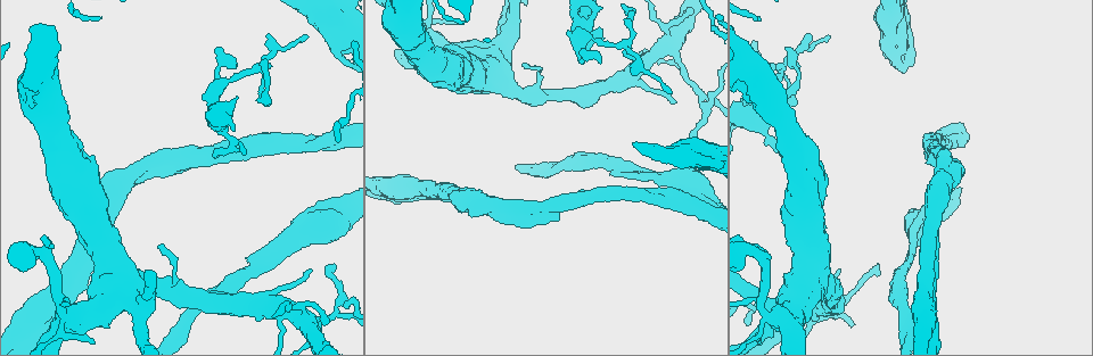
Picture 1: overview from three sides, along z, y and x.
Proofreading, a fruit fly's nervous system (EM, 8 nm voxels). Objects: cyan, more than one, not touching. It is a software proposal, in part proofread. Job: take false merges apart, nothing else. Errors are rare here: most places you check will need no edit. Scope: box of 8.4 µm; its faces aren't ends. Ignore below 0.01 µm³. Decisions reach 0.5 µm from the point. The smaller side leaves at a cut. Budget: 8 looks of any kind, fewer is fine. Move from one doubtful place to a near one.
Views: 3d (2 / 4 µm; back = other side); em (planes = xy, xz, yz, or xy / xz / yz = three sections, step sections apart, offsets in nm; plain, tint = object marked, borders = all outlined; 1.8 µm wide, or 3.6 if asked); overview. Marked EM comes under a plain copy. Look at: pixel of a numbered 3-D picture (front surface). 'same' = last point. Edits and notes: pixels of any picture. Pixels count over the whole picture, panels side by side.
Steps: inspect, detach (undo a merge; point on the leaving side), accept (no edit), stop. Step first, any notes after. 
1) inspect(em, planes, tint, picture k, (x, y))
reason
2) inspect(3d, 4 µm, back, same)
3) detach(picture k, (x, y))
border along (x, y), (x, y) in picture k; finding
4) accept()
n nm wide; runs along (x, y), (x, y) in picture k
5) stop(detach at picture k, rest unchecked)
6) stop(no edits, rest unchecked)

inspect(3d, 4 µm, picture 1, (665, 49))
four arms meet

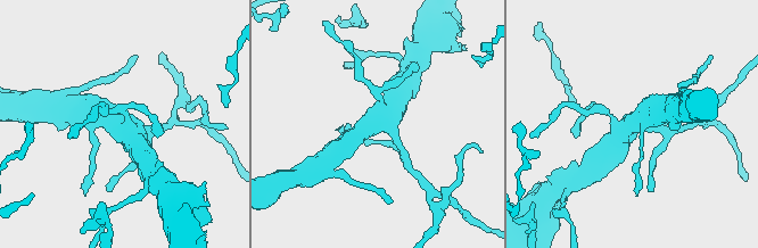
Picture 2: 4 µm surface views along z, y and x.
inspect(em, 3.6 µm, xz, step 16, tint, picture 2, (379, 125))

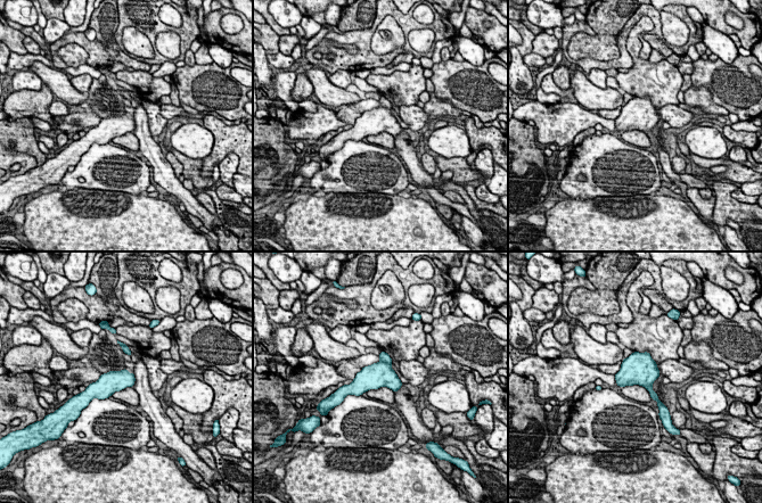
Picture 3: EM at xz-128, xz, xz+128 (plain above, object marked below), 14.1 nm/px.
inspect(em, 3.6 µm, xy, step 4, tint, same)

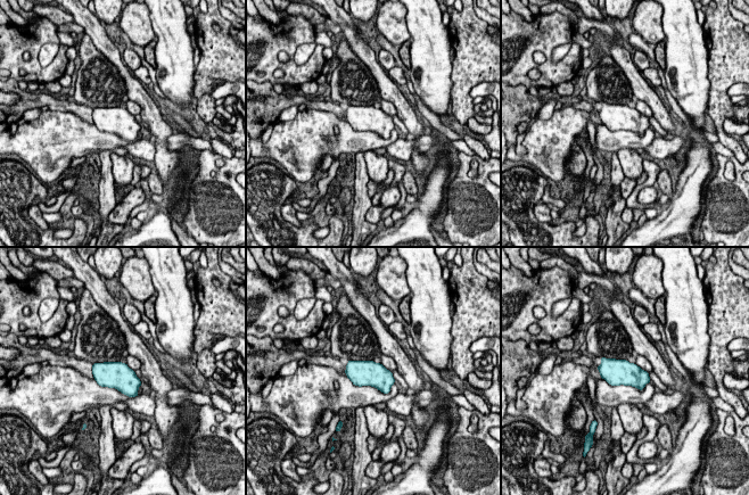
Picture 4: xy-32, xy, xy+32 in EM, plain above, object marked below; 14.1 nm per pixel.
accept()
one neuron here

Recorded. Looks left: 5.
inspect(em, planes, tint, picture 1, (884, 51))
touches itself

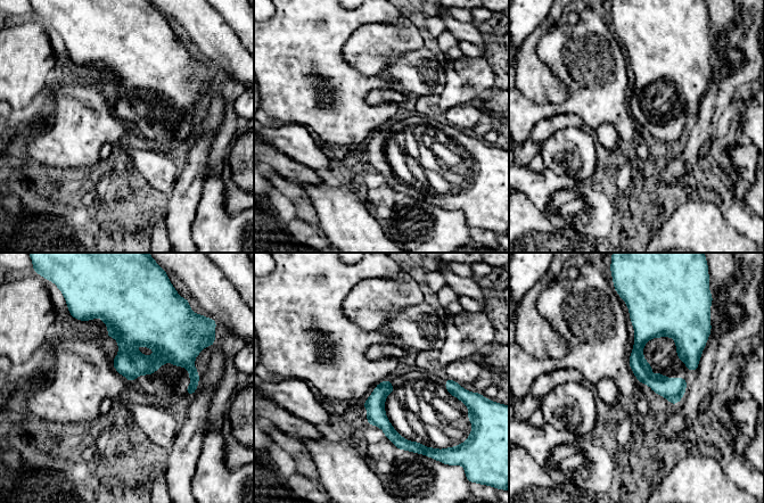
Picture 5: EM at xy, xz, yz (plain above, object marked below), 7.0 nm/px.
accept()
runs along (121, 312), (190, 367), (190, 392) in picture 5; all the same neuron

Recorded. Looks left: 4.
inspect(em, planes, tint, picture 1, (798, 69))
thin neck

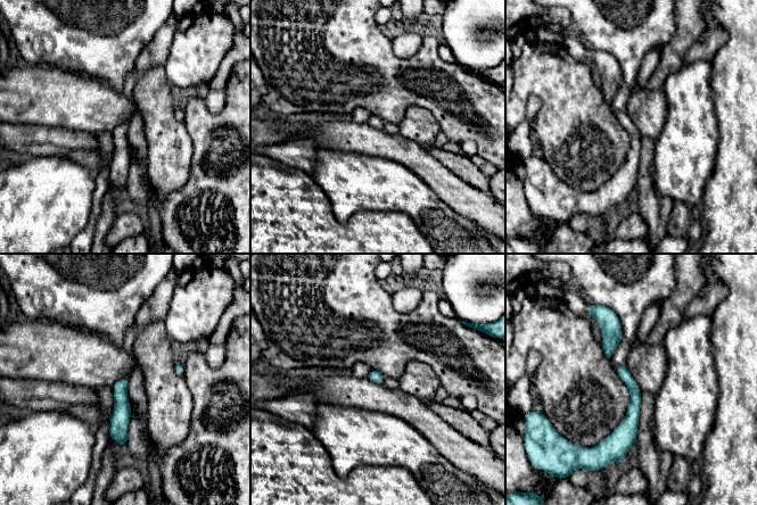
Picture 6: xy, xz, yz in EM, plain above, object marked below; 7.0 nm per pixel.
accept()
all the same neuron

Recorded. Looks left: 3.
inspect(em, yz, step 4, tint, picture 1, (64, 313))
sudden change in width

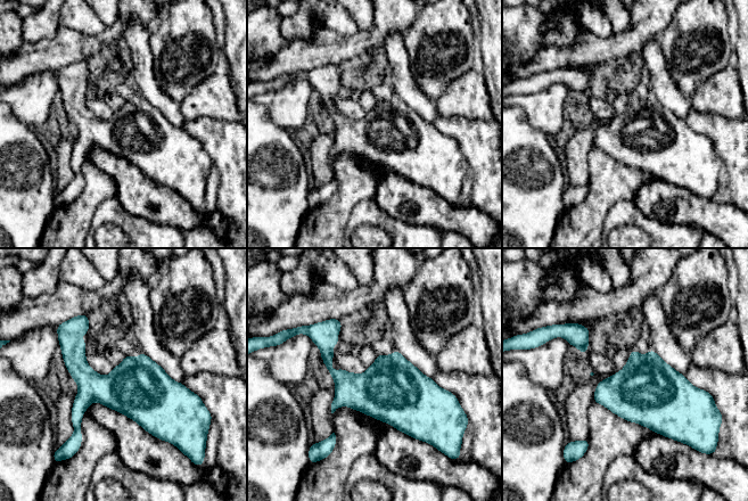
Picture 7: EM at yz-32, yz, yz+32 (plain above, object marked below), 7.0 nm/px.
accept()
all the same neuron

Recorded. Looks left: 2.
stop(no edits, rest unchecked)

